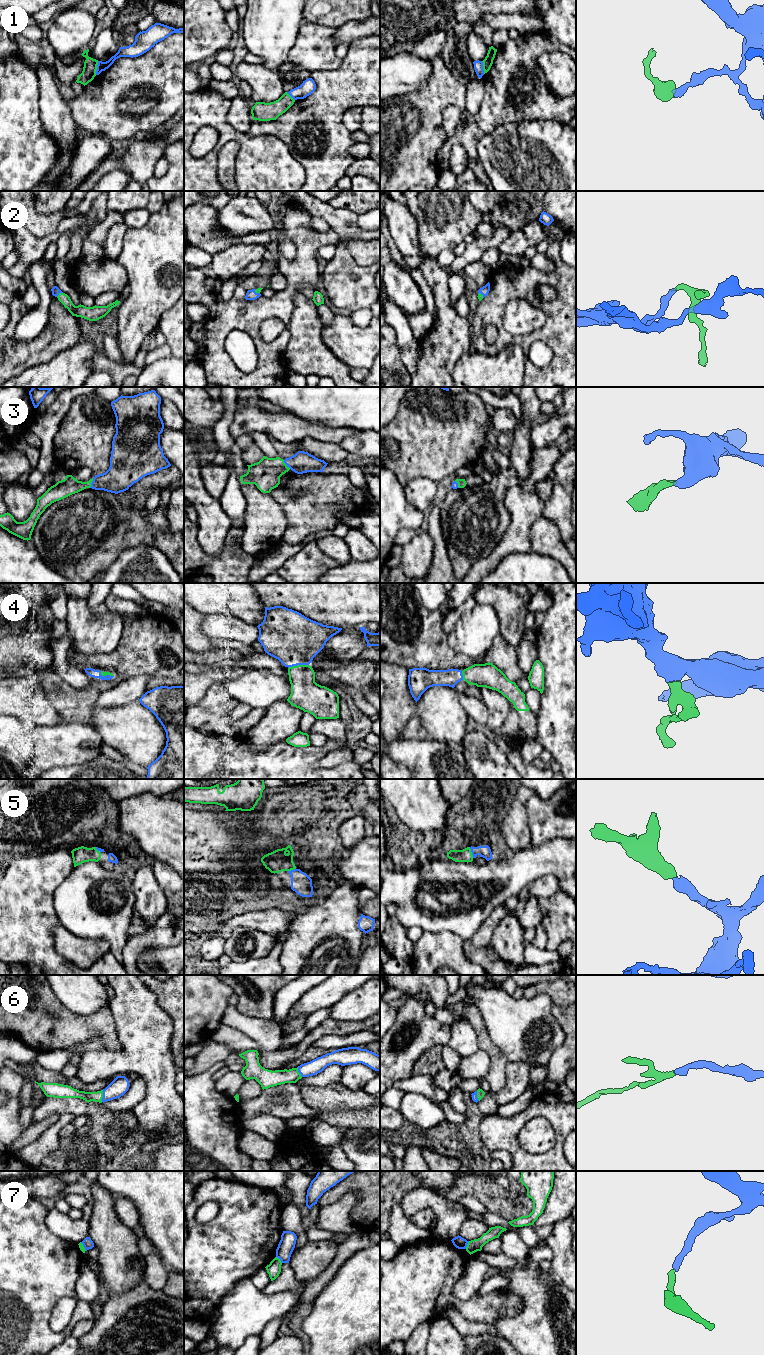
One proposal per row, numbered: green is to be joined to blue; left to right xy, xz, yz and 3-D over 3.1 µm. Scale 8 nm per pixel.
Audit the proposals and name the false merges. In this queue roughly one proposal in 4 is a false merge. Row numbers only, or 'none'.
1, 7

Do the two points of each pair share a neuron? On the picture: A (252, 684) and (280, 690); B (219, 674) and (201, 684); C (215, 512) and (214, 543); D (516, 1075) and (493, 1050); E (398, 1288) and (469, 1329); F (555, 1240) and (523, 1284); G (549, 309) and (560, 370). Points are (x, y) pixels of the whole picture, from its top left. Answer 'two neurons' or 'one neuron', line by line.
A: one neuron
B: one neuron
C: one neuron
D: two neurons
E: two neurons
F: two neurons
G: one neuron

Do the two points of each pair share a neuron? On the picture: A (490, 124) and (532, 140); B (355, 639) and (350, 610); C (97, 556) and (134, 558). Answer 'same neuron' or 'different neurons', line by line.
A: different neurons
B: different neurons
C: different neurons

